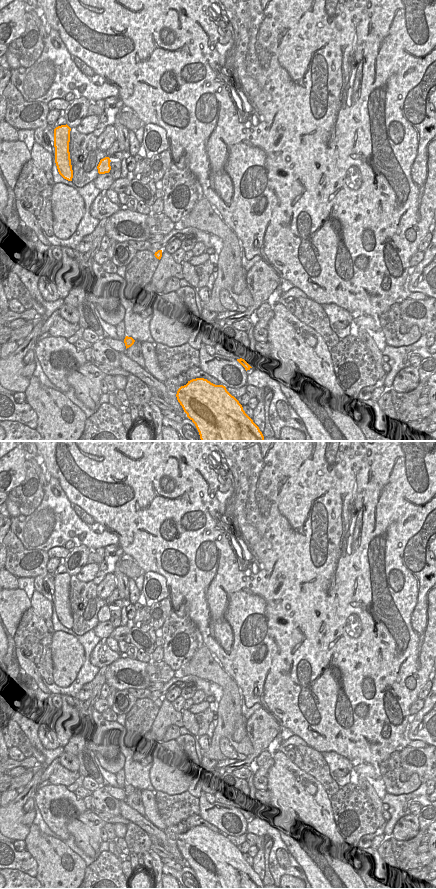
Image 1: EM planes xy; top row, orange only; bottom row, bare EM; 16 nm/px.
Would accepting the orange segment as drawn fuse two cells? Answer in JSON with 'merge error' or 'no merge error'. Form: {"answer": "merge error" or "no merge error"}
{"answer": "no merge error"}

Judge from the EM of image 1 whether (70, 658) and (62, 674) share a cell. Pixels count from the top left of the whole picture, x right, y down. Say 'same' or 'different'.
same

